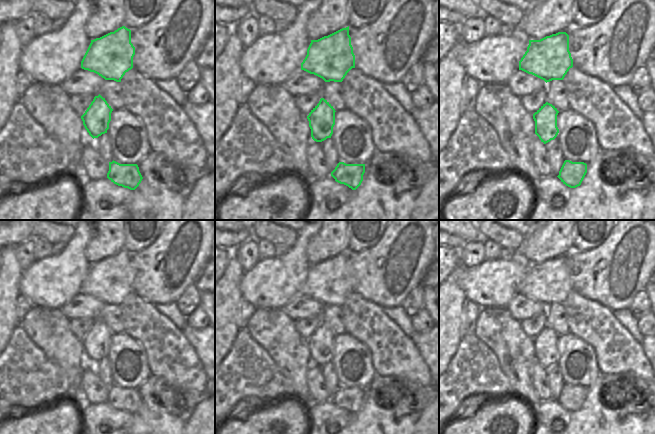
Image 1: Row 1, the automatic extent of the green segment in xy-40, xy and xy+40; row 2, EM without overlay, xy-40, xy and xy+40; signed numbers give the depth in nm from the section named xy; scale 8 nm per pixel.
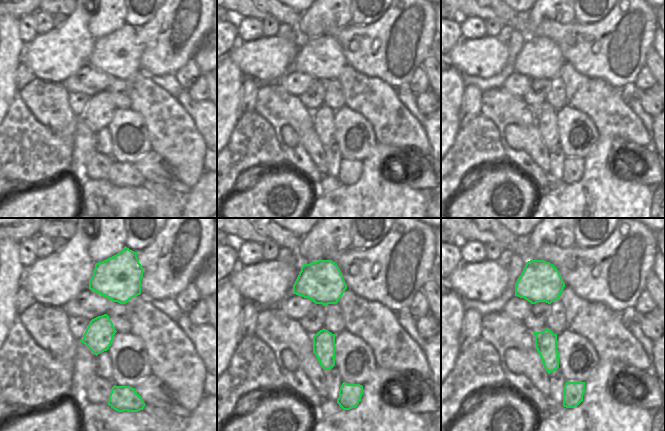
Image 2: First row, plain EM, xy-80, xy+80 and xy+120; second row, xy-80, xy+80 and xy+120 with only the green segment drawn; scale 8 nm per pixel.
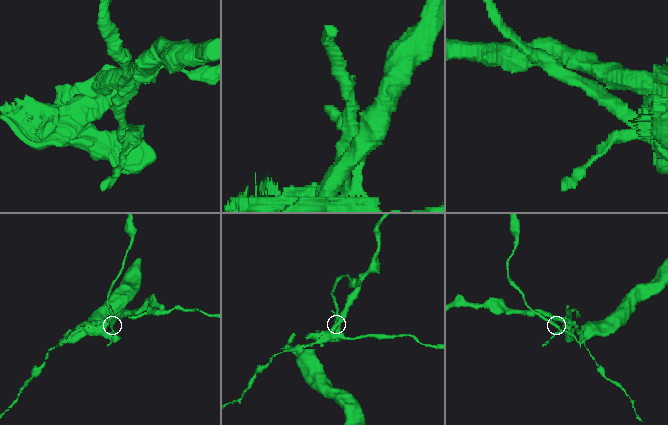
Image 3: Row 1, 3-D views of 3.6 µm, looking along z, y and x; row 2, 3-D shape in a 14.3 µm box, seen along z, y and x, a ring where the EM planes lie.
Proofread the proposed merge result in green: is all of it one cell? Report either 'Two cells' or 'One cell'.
Two cells.

